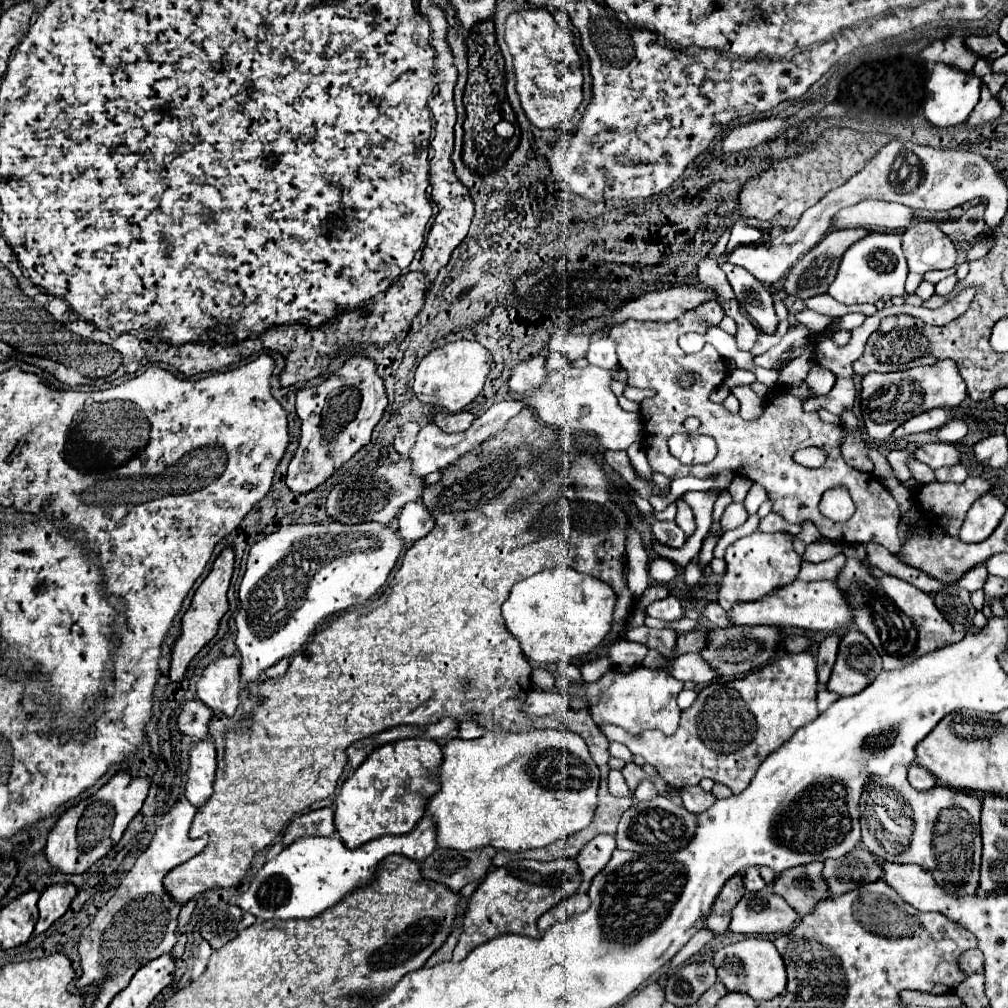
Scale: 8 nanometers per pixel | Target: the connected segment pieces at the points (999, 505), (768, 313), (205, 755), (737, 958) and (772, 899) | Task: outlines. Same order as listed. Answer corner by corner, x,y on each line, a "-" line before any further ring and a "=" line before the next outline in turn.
988,493
986,497
978,499
970,507
970,511
964,517
958,537
968,543
978,543
978,541
988,539
998,527
1004,511
1006,511
1006,505
994,493
=
722,259
718,261
718,267
724,269
724,273
728,275
728,281
736,293
740,307
758,323
762,333
774,335
778,329
778,317
774,313
770,291
744,267
726,263
=
204,739
192,743
188,753
190,753
188,759
190,769
188,769
184,795
190,799
194,807
200,807
212,795
212,783
216,773
216,749
212,739
=
748,937
744,941
732,943
722,947
720,951
714,953
714,967
718,971
718,979
726,985
728,991
738,991
746,993
756,1001
766,1001
774,999
786,989
786,967
782,957
778,955
776,947
768,939
754,939
=
770,889
746,893
732,911
732,933
782,933
792,927
798,913

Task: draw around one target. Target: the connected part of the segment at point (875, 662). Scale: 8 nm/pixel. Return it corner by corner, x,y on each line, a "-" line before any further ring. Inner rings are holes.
848,631
842,637
828,689
838,695
856,695
882,671
882,659
866,635

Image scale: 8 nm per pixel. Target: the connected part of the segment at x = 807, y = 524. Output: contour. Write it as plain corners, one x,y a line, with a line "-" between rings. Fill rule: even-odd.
807,520
801,523
802,531
800,531
800,539
808,545
808,543
814,543
814,541
818,541
818,537
820,537
820,531
818,531
818,527
812,523
812,521

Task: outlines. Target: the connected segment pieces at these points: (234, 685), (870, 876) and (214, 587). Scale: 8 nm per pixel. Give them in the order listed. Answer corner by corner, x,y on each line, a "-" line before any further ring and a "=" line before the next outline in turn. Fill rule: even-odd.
220,657
210,663
196,683
196,693
214,713
232,717
238,707
240,693
240,657
=
854,849
842,859
828,859
824,863
824,879
828,881
832,897
874,883
882,879
882,875
884,871
878,857
866,849
=
226,547
214,561
212,571
208,573
208,577
202,581
202,585
198,587
198,591
194,593
194,599
186,611
186,615
182,617
182,627
180,627
180,637
176,639
172,653
170,653
170,671
168,677
170,681
180,681
186,673
188,663
192,661
192,657
216,635
220,619
224,617
224,613
228,611
228,587
230,587
230,579
232,579
232,571
234,571
234,547

